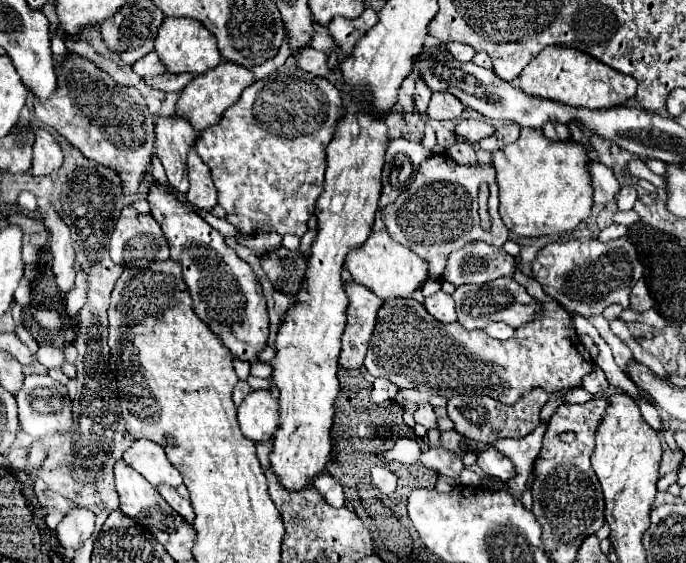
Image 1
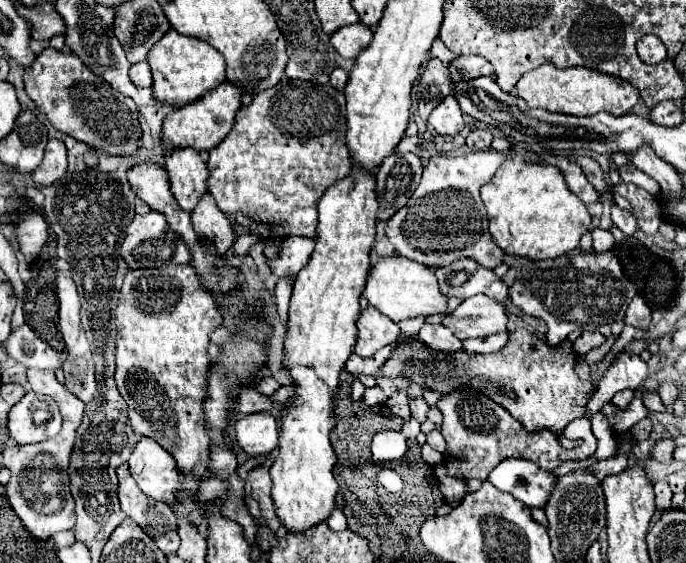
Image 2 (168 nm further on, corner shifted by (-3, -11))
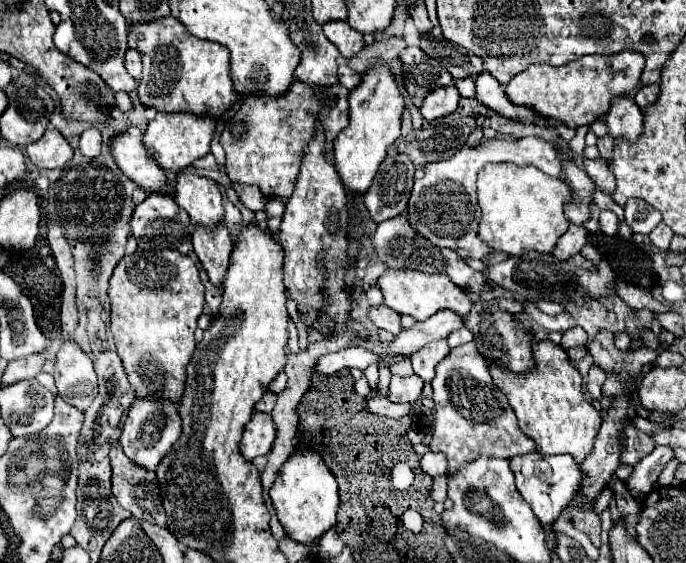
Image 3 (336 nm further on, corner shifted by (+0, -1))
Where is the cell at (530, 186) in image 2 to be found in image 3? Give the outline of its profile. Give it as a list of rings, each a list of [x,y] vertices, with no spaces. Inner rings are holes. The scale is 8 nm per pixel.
[[[486,165],[478,173],[476,191],[482,209],[478,237],[488,247],[510,257],[522,257],[528,251],[550,253],[570,227],[564,217],[564,205],[570,201],[568,185],[532,165]]]

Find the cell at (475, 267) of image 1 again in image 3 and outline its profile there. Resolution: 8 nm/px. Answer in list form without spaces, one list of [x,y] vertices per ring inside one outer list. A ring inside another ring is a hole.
[[[402,215],[386,219],[386,221],[382,221],[376,227],[376,231],[372,235],[372,247],[374,247],[376,255],[378,255],[378,259],[388,269],[416,269],[416,271],[422,271],[422,273],[444,273],[444,275],[448,275],[462,289],[470,287],[476,293],[490,291],[490,287],[486,285],[486,281],[484,281],[484,277],[482,277],[480,271],[472,271],[462,261],[462,257],[458,257],[458,253],[454,253],[452,249],[438,249],[430,241],[426,241],[420,233],[416,233],[416,229]]]

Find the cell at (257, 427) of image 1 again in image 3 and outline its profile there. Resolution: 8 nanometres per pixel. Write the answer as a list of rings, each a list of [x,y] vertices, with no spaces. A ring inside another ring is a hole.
[[[254,413],[252,419],[246,423],[240,441],[240,453],[246,461],[252,461],[258,455],[268,455],[272,443],[276,439],[276,427],[268,413]]]

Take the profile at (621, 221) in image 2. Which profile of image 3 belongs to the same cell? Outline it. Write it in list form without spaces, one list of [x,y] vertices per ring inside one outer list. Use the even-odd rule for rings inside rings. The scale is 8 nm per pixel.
[[[602,211],[600,217],[598,217],[598,221],[600,221],[600,231],[604,235],[614,235],[616,233],[616,217],[612,213]]]

